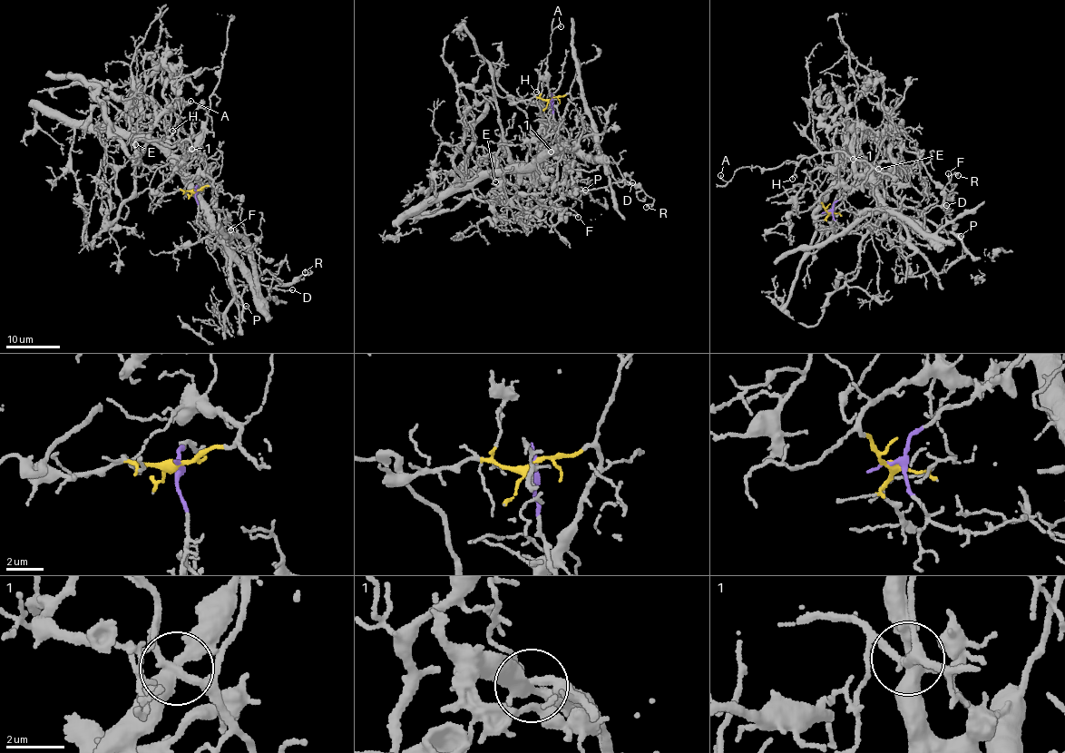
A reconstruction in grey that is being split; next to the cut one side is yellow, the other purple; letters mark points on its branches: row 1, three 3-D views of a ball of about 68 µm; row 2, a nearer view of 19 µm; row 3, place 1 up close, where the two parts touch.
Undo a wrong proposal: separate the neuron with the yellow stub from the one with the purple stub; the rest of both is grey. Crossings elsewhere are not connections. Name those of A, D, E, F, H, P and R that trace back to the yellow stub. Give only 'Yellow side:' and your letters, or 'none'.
Yellow side: E

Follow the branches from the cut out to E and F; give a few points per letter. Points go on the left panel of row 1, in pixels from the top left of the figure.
E: (195, 191), (210, 185), (212, 179), (200, 174), (193, 179), (181, 172), (151, 141), (129, 141), (135, 145)
F: (195, 191), (209, 177), (215, 198), (205, 161), (199, 174), (209, 243), (216, 246), (230, 229)

